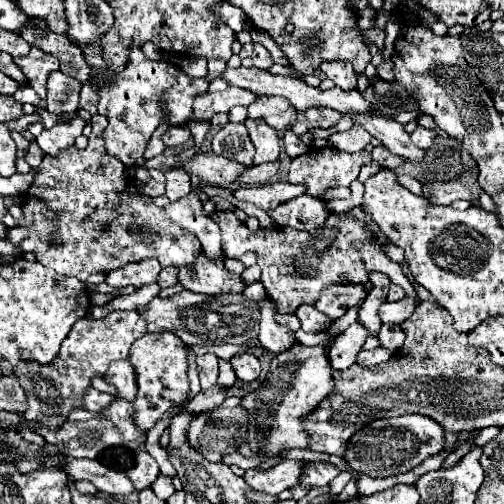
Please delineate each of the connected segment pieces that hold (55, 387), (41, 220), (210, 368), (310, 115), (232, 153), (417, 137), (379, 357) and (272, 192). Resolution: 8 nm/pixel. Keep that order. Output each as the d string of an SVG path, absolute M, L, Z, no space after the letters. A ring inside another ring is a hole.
M112 311L104 319L84 317L76 321L64 339L60 353L50 365L38 367L38 363L24 363L24 367L14 369L28 395L28 409L24 417L52 429L64 425L68 413L74 407L80 407L80 395L84 395L84 391L90 387L90 379L98 375L102 377L112 361L126 359L130 345L144 333L144 319L140 319L136 311Z
M102 115L92 117L92 135L88 137L88 147L84 151L76 147L68 147L60 155L44 155L38 175L34 177L32 187L26 195L26 205L22 207L24 219L16 225L28 227L30 235L20 243L22 251L36 253L38 261L60 275L72 275L80 281L86 281L92 273L108 273L112 269L120 269L124 263L130 261L144 261L148 257L154 257L160 261L162 267L192 267L196 265L196 259L202 251L200 241L190 231L184 231L182 227L176 227L174 223L164 223L164 211L152 203L144 203L140 199L120 199L118 193L124 191L124 185L128 179L124 179L126 165L110 155L104 145L104 129L108 127L108 119ZM58 225L60 231L52 245L52 227Z
M206 353L196 359L198 359L198 371L200 371L200 385L206 391L214 387L218 381L218 357L214 353Z
M326 107L308 109L304 115L306 115L310 127L320 127L320 129L330 129L330 127L334 127L342 119L342 113L340 111L326 109Z
M244 123L224 125L212 139L212 151L216 155L224 155L226 159L242 163L244 167L250 167L254 157L254 145L248 137L246 125Z
M418 125L410 137L412 137L412 143L416 143L416 147L430 149L432 143L438 139L438 133L434 129L426 129L426 127Z
M380 347L380 349L372 349L372 351L360 351L356 363L364 365L364 367L374 367L374 365L380 365L380 363L388 361L390 357L392 357L392 353L384 347Z
M270 183L264 187L242 187L232 191L234 199L238 201L246 201L252 203L256 207L260 207L262 211L272 211L278 205L298 197L304 193L304 187L300 185L292 185L292 183Z

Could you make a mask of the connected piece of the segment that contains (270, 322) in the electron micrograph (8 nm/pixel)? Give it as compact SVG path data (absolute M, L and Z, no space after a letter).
M264 297L258 301L260 311L262 311L262 319L260 319L260 335L258 341L262 343L262 347L266 347L270 353L278 355L280 351L286 351L288 347L292 347L296 343L294 333L276 323L276 303L270 297Z

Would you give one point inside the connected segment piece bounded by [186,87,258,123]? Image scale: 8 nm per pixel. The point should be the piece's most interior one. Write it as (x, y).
(205, 105)

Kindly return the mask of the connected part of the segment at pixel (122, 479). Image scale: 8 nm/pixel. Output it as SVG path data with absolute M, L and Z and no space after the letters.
M66 457L66 465L64 471L70 475L70 479L78 481L78 479L86 479L92 485L98 487L98 491L110 493L112 497L124 497L128 493L134 491L130 479L126 477L126 473L114 471L106 465L102 465L96 459L74 459L74 457Z

